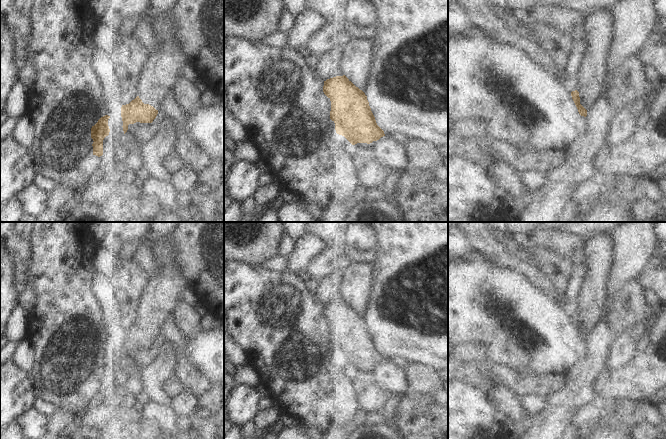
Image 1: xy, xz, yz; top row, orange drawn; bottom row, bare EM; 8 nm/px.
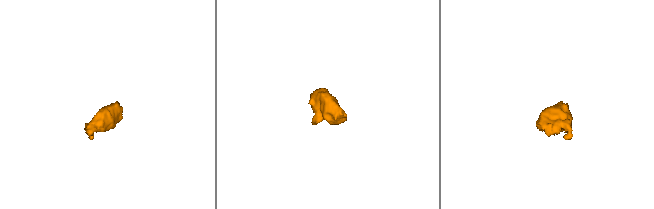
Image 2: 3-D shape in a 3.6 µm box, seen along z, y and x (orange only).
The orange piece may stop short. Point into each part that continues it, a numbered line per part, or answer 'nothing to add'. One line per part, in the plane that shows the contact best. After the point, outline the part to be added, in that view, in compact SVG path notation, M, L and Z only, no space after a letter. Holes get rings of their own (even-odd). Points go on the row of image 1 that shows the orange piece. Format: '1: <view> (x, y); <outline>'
1: xy (163, 71); M152 13L150 19L161 48L152 53L143 67L138 96L144 104L159 110L167 93L183 78L183 69L191 63L177 38L176 22L168 13Z

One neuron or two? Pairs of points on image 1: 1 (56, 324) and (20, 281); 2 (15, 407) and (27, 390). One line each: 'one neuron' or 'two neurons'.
1: two neurons
2: one neuron

